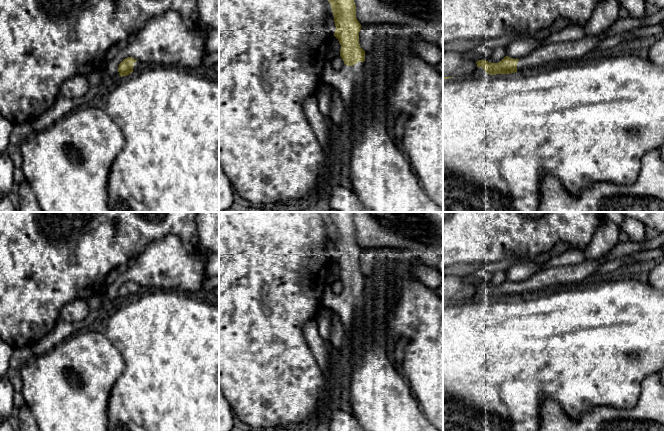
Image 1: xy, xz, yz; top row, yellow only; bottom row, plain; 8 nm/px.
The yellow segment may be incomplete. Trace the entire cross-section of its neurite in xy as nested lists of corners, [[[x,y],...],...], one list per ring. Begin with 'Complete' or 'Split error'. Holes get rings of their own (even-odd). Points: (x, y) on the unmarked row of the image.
Split error. [[[132,281],[125,282],[118,291],[118,296],[121,301],[127,300],[132,296],[137,296],[142,293],[142,289],[139,285]]]

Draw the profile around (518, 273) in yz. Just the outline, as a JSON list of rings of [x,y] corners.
[[[538,262],[518,263],[506,270],[506,280],[513,283],[521,283],[544,269],[546,263]]]

